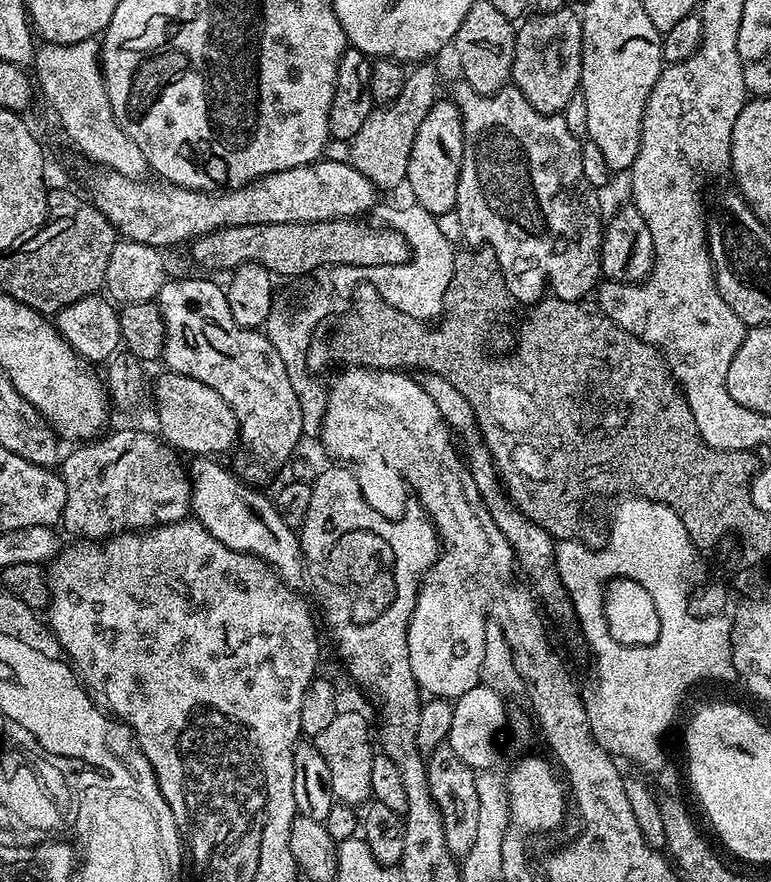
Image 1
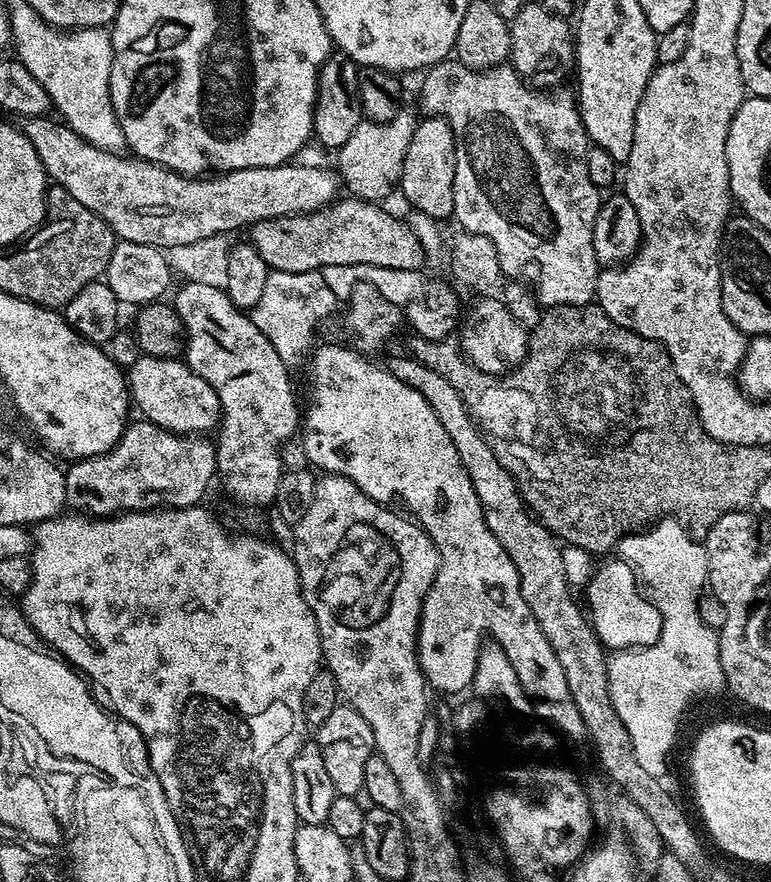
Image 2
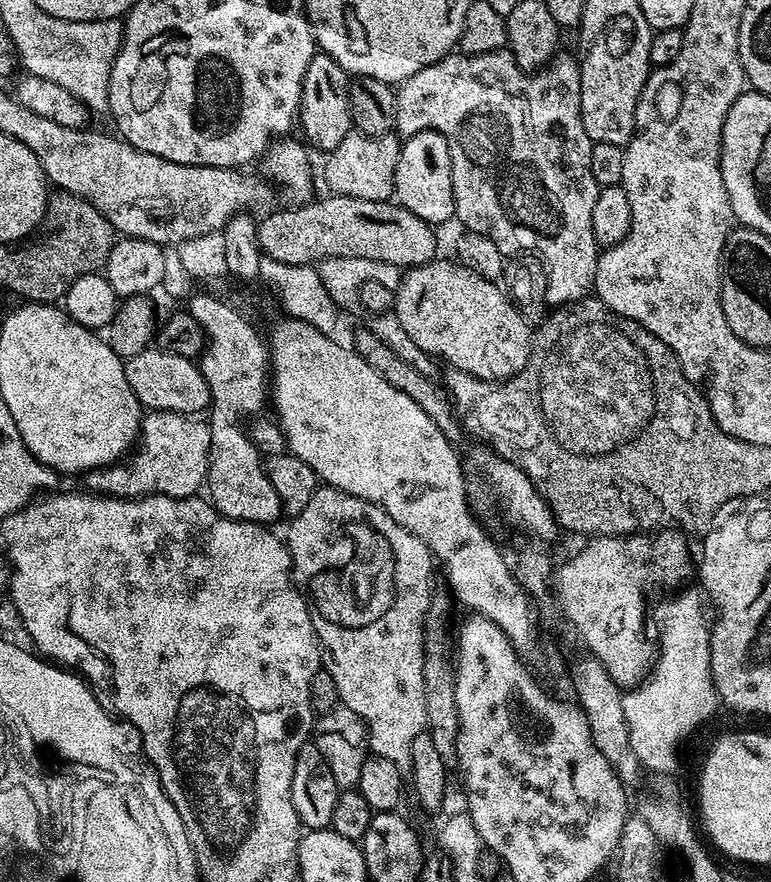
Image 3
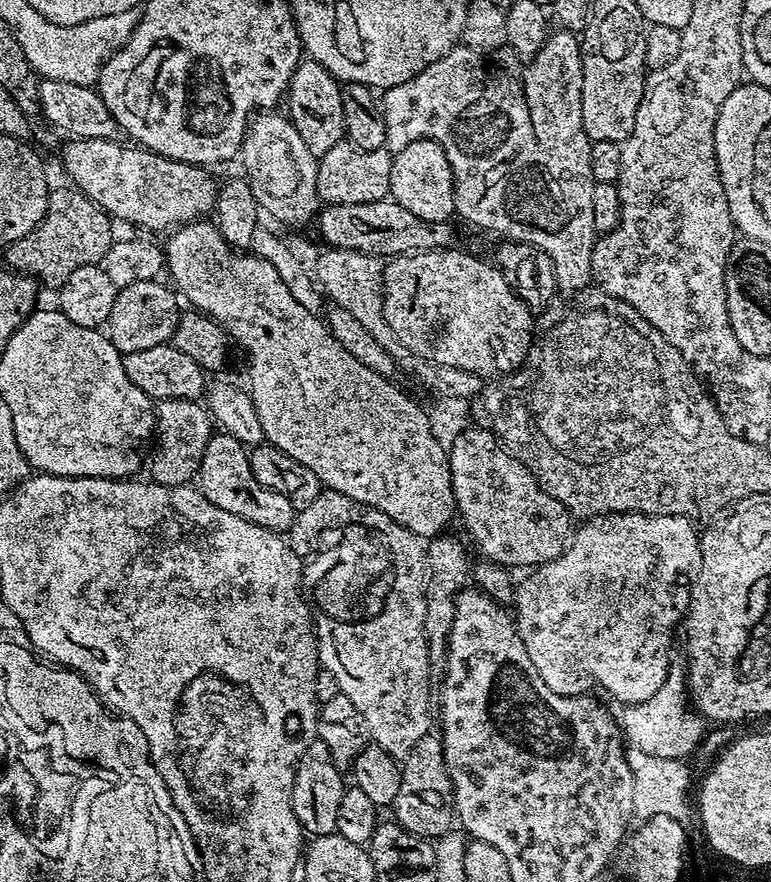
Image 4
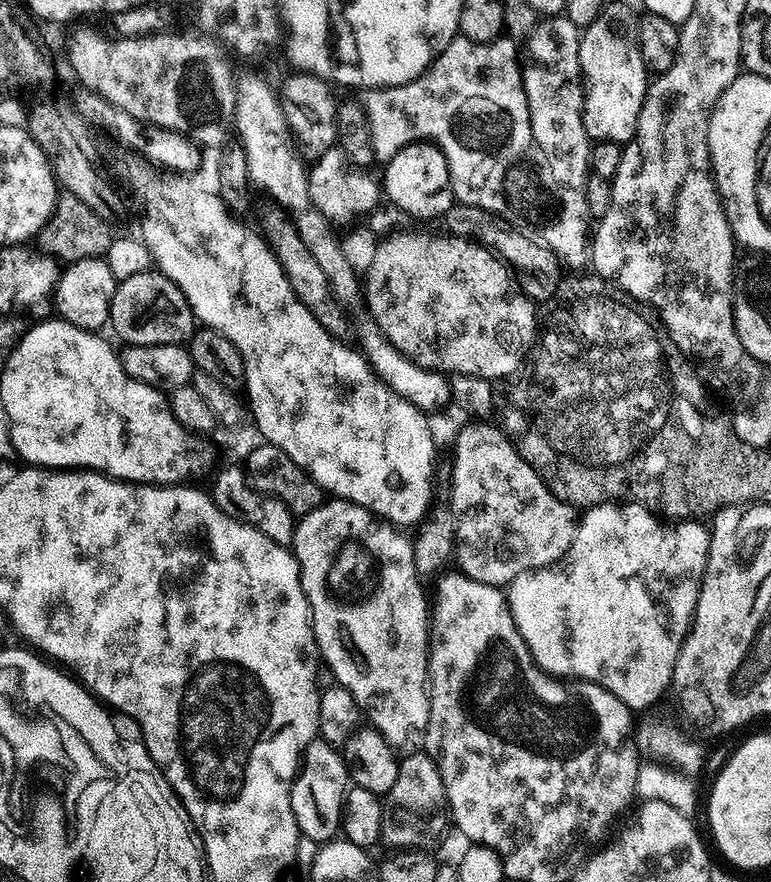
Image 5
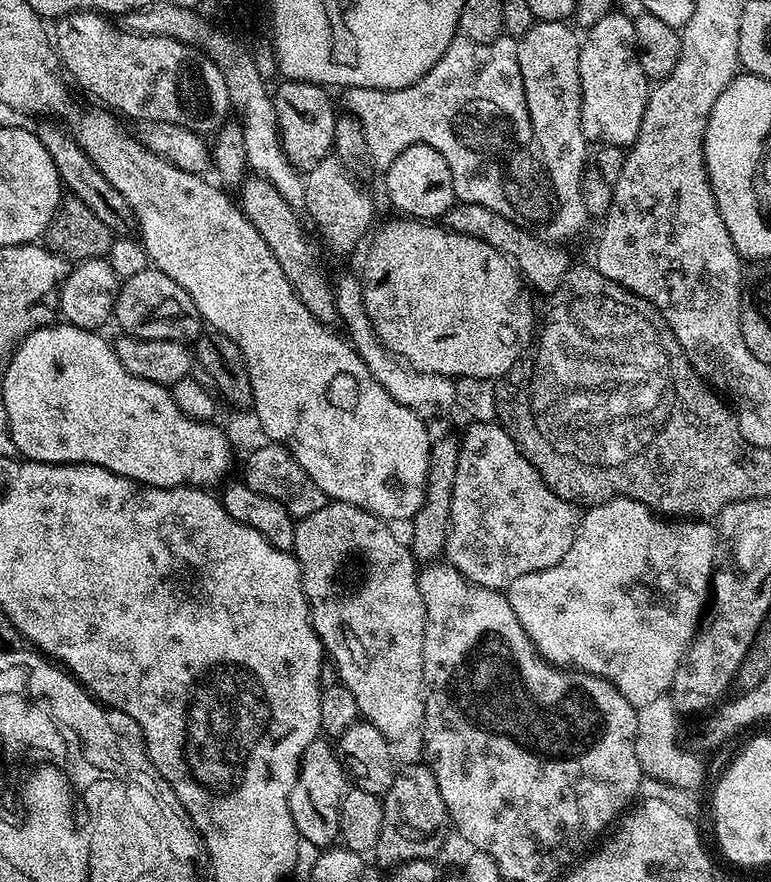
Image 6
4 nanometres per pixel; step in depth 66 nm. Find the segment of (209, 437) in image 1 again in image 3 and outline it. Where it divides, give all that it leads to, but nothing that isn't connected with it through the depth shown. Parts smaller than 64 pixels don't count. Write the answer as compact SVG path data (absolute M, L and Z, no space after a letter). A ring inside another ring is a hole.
M149 346L124 360L126 382L130 382L130 390L140 399L145 409L157 412L183 412L200 414L212 403L212 392L208 388L206 378L200 372L200 365L195 359L167 352L159 346Z

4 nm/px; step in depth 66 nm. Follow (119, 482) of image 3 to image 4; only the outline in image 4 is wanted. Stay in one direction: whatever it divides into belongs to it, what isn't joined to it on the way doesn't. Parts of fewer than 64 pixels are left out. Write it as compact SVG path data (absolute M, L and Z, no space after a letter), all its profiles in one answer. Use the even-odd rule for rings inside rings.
M170 398L169 400L157 400L157 401L155 401L155 404L154 404L154 415L156 418L155 435L158 437L158 444L159 444L159 440L160 440L160 449L157 450L156 457L154 457L155 456L155 452L154 452L154 455L151 457L151 460L150 460L150 468L151 468L151 464L152 464L151 479L153 481L155 481L155 483L157 483L157 484L166 485L166 487L168 487L168 488L178 488L178 487L187 485L189 483L189 481L191 481L188 479L190 479L191 476L193 479L193 477L195 477L197 475L197 473L199 473L199 471L200 471L200 457L202 456L203 452L206 450L207 443L210 442L212 436L214 435L213 419L209 415L209 411L207 409L207 407L205 407L205 405L203 403L201 403L201 401L199 399L183 400L182 398Z

